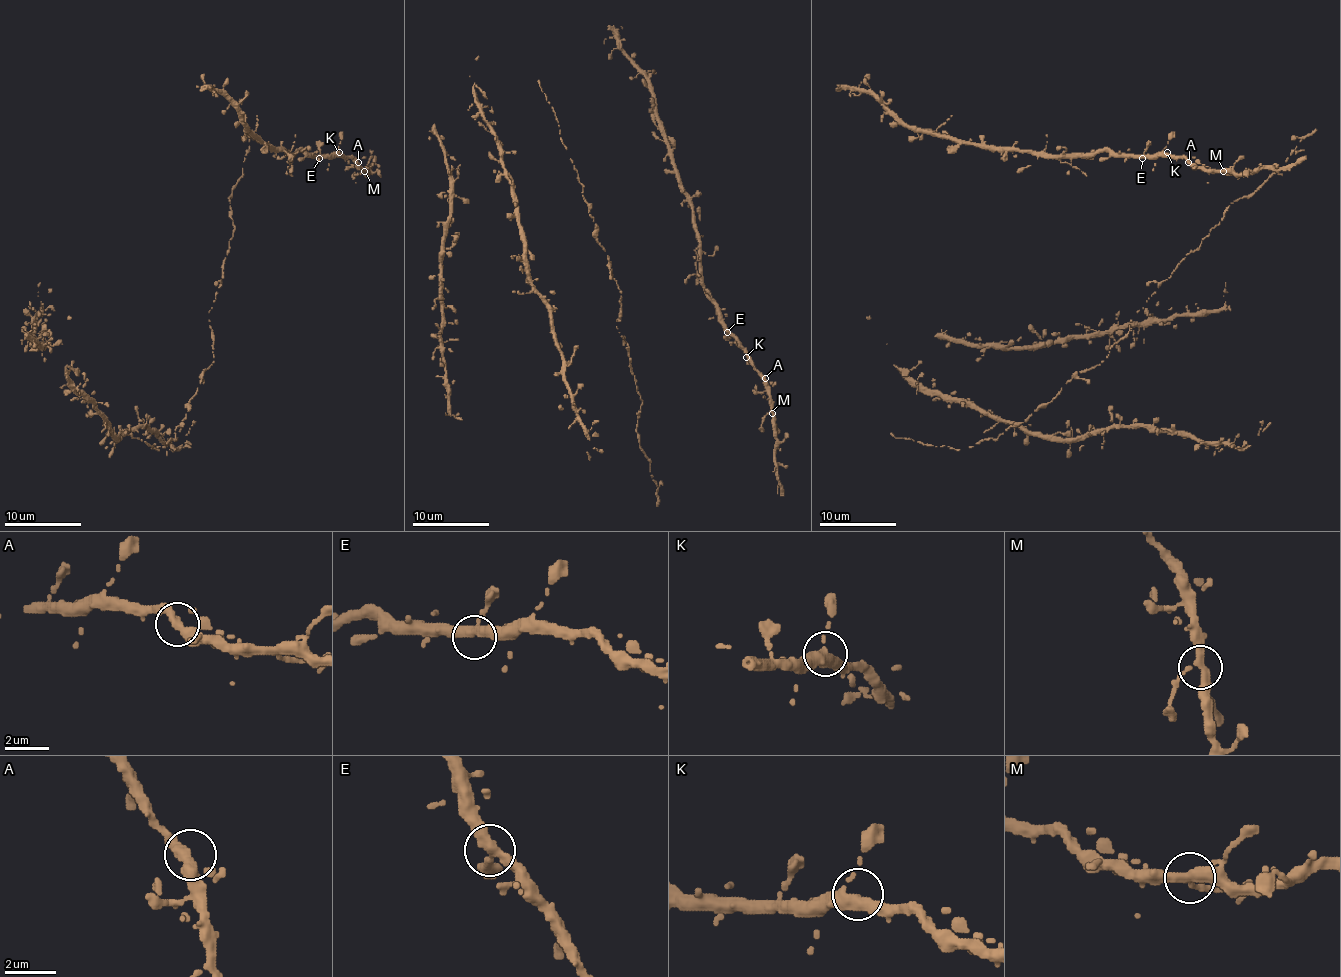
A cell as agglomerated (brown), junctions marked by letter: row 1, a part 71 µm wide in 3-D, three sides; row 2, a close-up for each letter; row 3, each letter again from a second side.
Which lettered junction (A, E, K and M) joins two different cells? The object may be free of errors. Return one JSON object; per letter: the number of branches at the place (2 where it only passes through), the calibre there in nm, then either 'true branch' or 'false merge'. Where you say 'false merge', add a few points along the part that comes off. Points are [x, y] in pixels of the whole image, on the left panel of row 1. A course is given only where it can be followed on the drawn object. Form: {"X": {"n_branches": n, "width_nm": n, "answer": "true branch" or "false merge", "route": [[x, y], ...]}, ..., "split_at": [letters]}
{"A": {"n_branches": 3, "width_nm": 320, "answer": "true branch"}, "E": {"n_branches": 3, "width_nm": 320, "answer": "true branch"}, "K": {"n_branches": 3, "width_nm": 320, "answer": "true branch"}, "M": {"n_branches": 3, "width_nm": 320, "answer": "true branch"}, "split_at": []}

